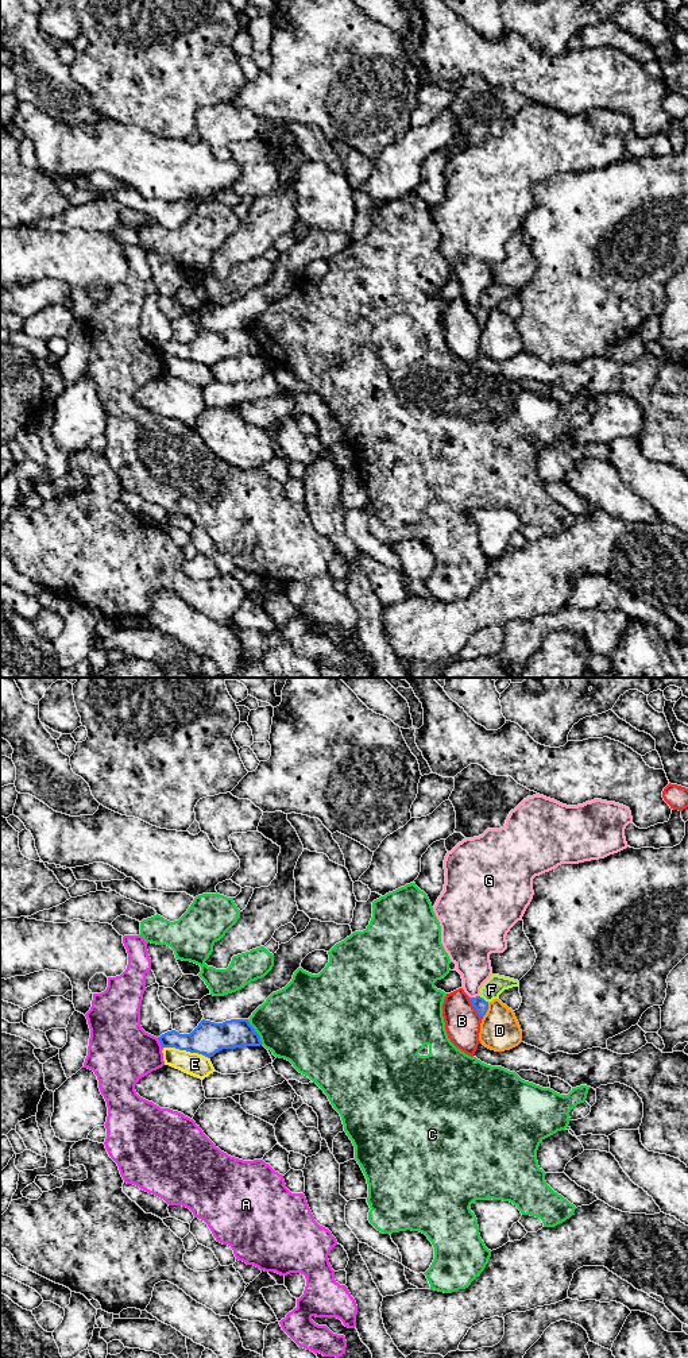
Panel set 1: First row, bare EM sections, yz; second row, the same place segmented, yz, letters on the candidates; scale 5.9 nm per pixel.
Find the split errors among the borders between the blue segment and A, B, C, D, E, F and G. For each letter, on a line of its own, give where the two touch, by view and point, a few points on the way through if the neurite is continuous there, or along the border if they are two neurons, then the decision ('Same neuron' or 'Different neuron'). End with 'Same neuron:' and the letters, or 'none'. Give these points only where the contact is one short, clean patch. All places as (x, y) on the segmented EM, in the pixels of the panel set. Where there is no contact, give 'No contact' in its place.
A: Touches blue at yz (161, 1044). Different neuron
B: Touches blue at yz (474, 1006). Different neuron
C: Touches blue at yz (255, 1031). Different neuron
D: Touches blue at yz (487, 1009). Different neuron
E: Touches blue at yz (186, 1050). Different neuron
F: Touches blue at yz (483, 999). Path across: yz (479, 1003), (483, 999), (491, 990). Same neuron
G: Touches blue at yz (474, 998). Boundary: yz (468, 995), (479, 996). Different neuron
Same neuron: F

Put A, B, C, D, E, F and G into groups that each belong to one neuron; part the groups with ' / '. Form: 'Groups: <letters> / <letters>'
Groups: A / B / C / D / E / F / G

